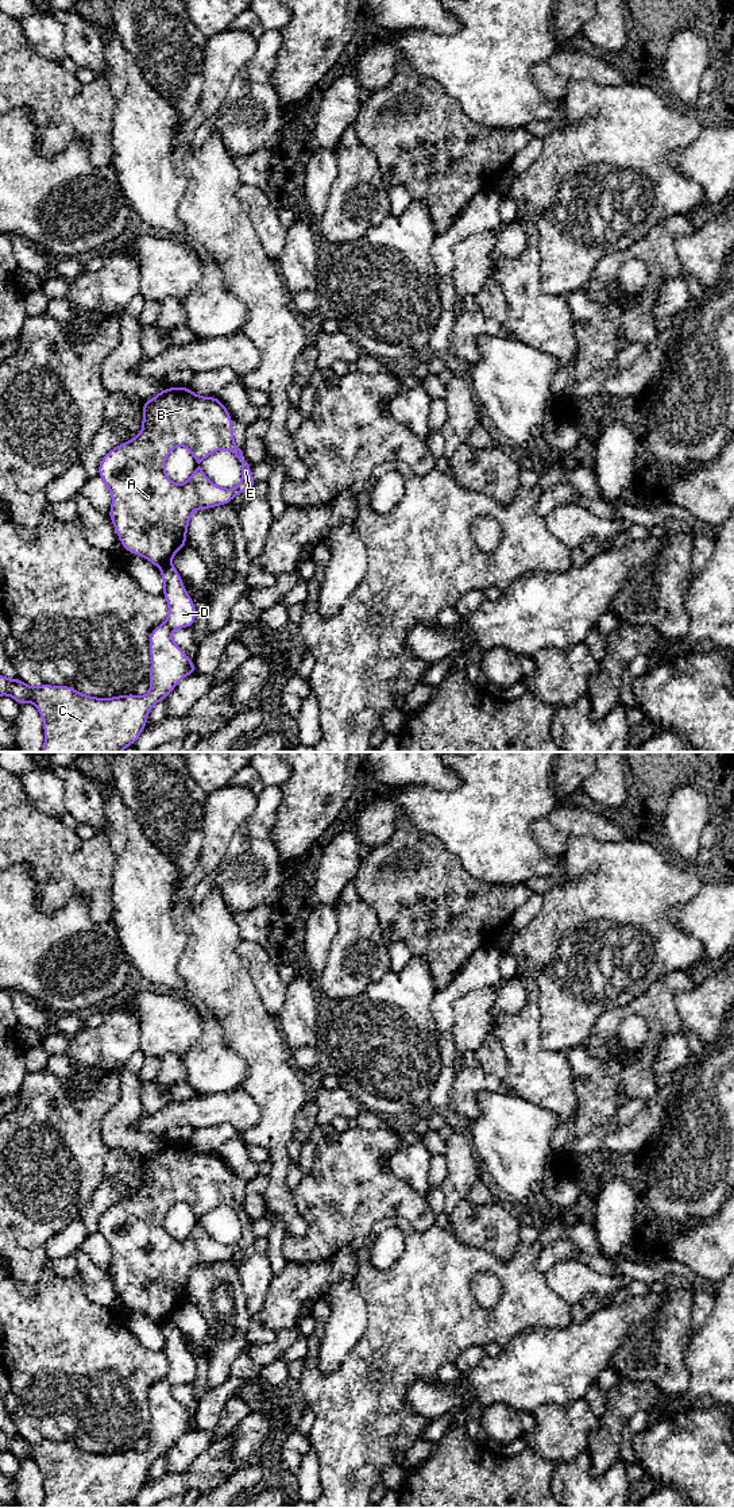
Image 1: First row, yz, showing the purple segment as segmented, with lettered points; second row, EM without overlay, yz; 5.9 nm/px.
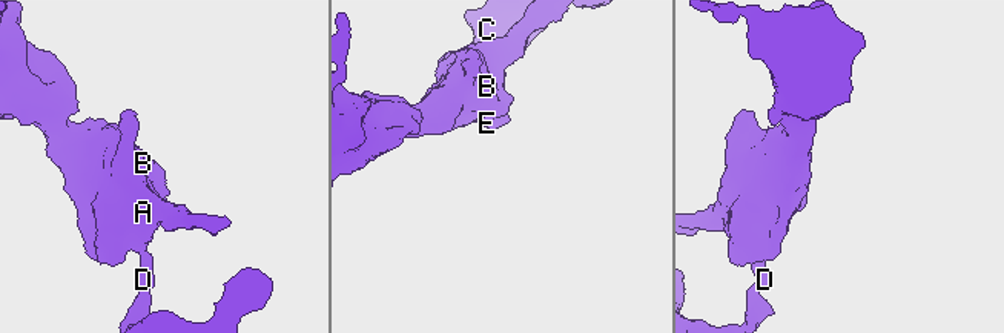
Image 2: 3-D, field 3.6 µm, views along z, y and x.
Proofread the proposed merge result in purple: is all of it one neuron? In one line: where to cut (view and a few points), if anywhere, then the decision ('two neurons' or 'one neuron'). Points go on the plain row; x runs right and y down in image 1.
yz (169, 1318), (161, 1323) | two neurons

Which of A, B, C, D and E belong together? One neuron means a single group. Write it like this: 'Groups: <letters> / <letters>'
Groups: A B E / C D

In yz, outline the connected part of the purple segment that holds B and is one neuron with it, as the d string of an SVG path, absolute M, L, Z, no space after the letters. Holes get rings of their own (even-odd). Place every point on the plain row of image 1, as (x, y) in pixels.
M188 1142L167 1143L144 1158L142 1170L142 1188L113 1203L101 1215L97 1231L112 1251L108 1272L121 1301L130 1310L163 1323L186 1301L188 1281L196 1265L227 1261L233 1253L252 1246L255 1237L242 1206L233 1197L232 1173L217 1153L201 1153ZM179 1202L186 1203L197 1218L196 1226L182 1241L174 1239L165 1227L166 1214ZM219 1206L227 1206L242 1216L242 1238L233 1245L215 1241L201 1224L201 1218Z

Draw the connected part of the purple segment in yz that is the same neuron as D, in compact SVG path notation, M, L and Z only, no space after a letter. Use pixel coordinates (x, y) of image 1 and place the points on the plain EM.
M171 1319L161 1323L161 1331L165 1339L162 1350L169 1361L169 1373L148 1393L151 1408L148 1439L151 1445L146 1453L128 1450L96 1454L78 1449L70 1442L39 1440L32 1445L19 1434L8 1435L0 1430L0 1451L11 1451L19 1463L27 1458L32 1458L38 1463L45 1485L42 1508L120 1508L125 1503L134 1501L147 1481L147 1473L154 1461L165 1457L185 1432L197 1430L194 1418L189 1416L185 1407L171 1395L174 1385L194 1381L196 1362Z

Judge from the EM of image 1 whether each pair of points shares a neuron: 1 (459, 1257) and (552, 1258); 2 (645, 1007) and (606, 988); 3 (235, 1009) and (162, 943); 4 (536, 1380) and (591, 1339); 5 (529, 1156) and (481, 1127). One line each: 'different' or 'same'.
1: different
2: different
3: different
4: same
5: same

